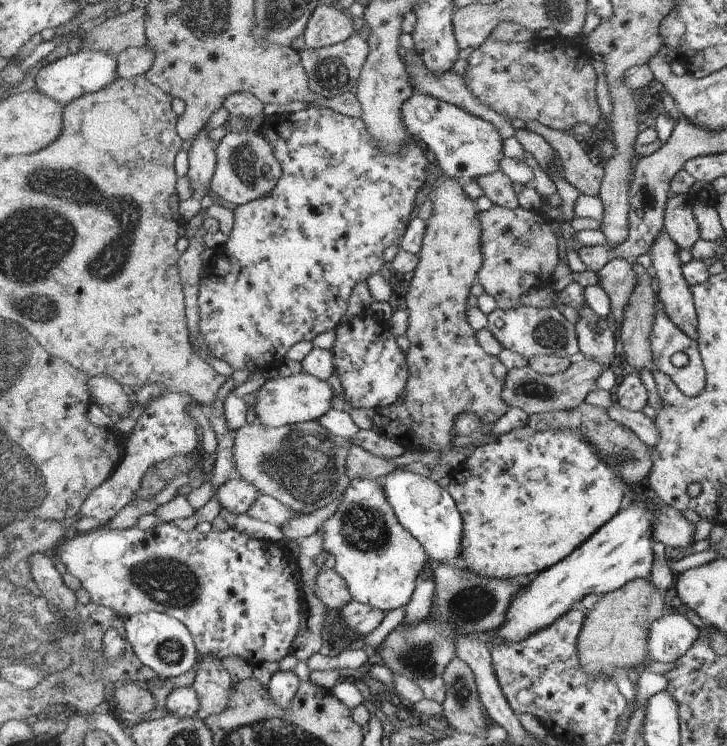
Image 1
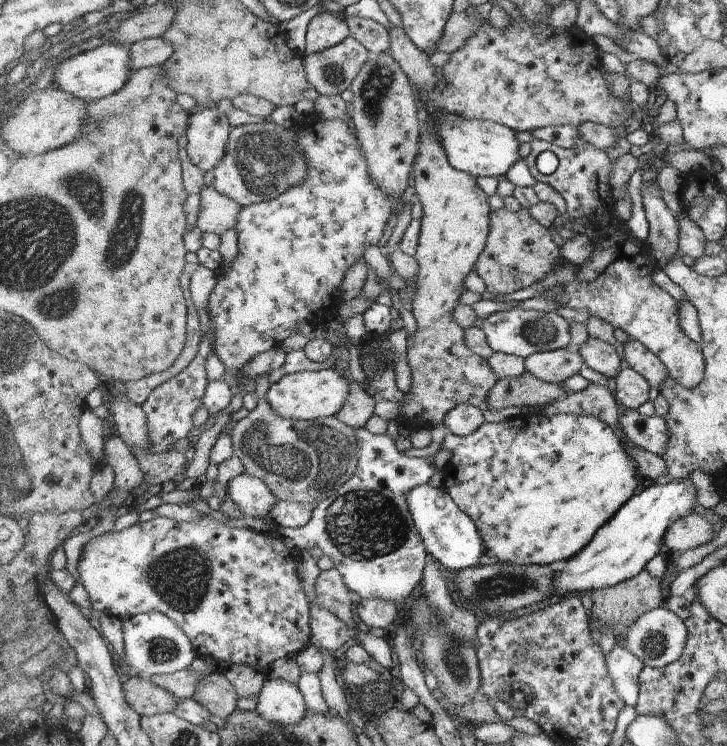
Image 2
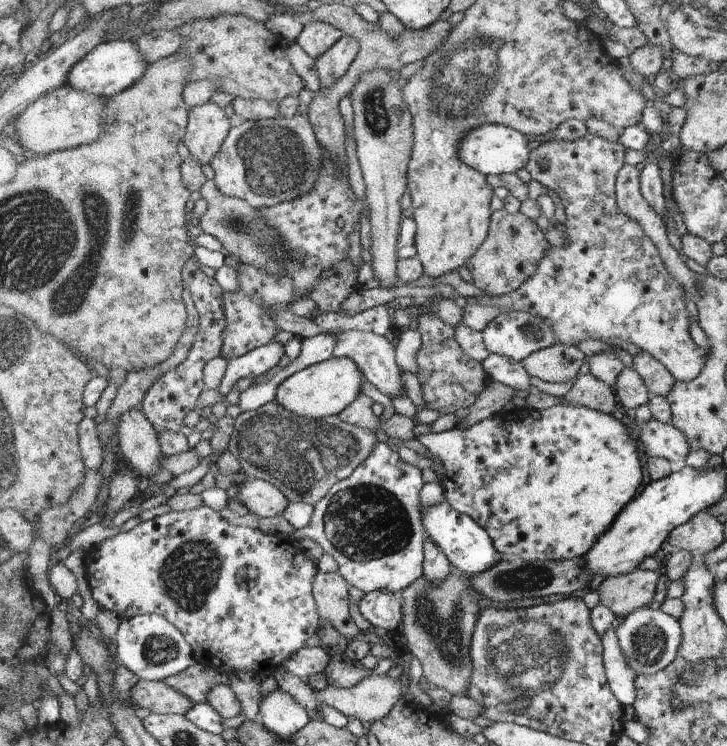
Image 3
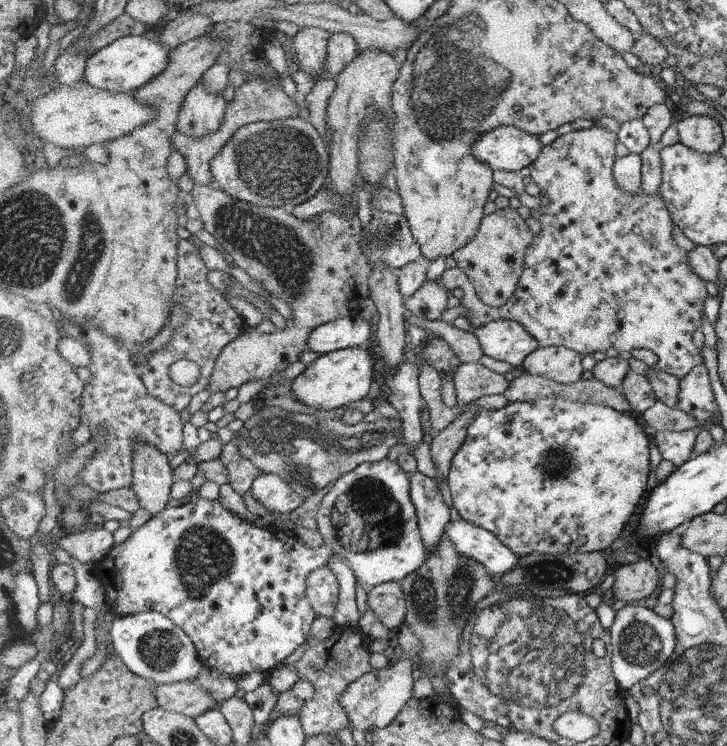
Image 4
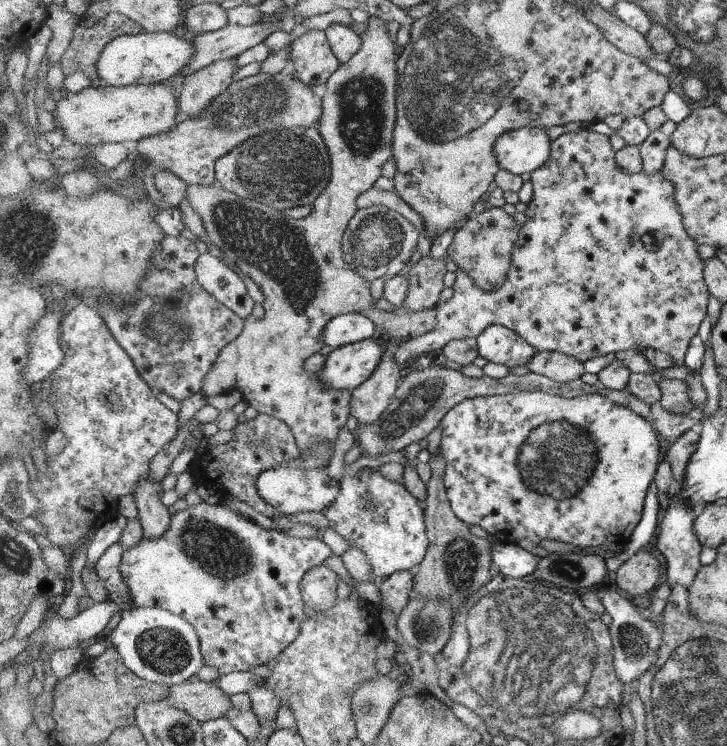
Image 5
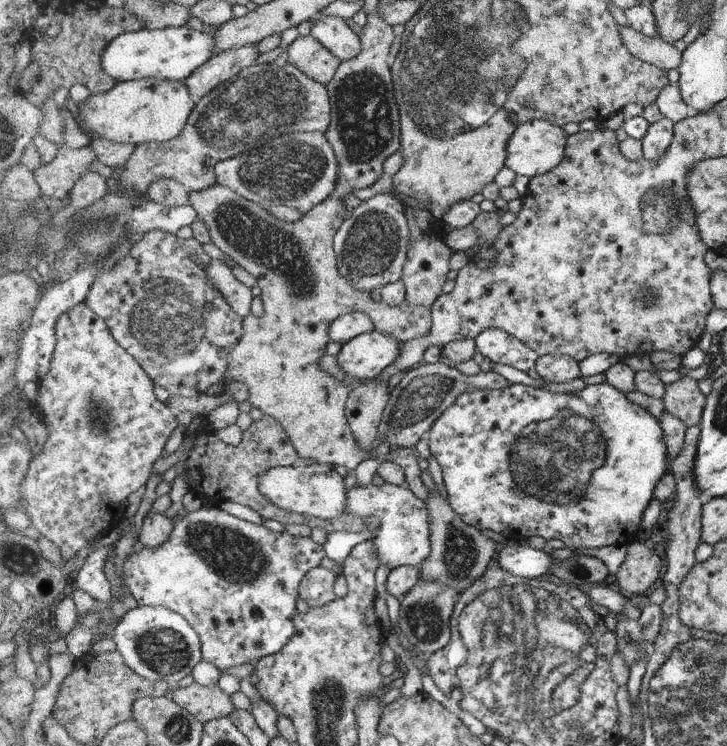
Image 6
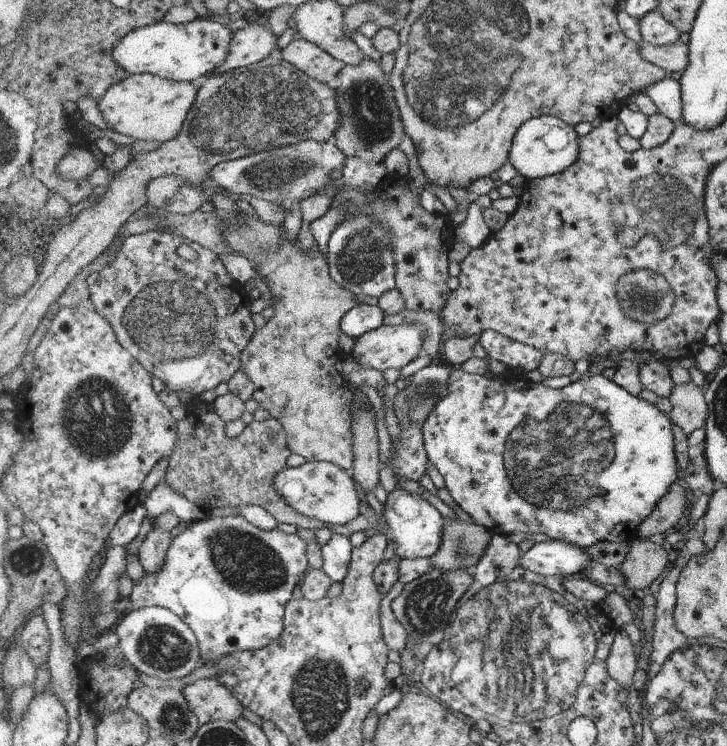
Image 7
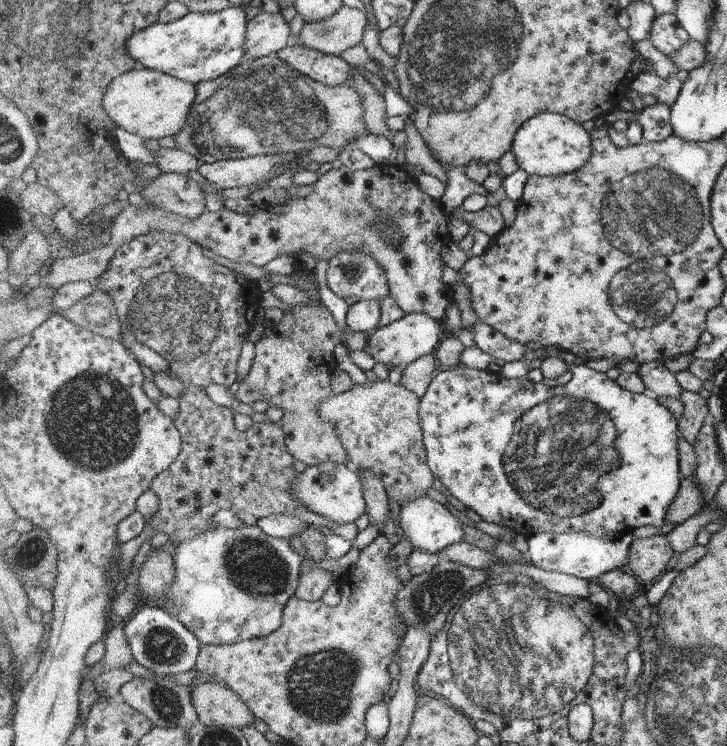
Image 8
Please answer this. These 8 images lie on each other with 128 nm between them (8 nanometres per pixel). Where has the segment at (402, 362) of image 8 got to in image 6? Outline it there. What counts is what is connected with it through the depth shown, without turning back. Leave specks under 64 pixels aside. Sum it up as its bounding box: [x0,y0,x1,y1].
[337,329,400,380]

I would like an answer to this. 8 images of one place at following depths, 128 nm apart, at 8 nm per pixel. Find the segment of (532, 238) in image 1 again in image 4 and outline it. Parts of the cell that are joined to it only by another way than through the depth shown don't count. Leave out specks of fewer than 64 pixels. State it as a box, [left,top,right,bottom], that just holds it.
[451,207,534,307]

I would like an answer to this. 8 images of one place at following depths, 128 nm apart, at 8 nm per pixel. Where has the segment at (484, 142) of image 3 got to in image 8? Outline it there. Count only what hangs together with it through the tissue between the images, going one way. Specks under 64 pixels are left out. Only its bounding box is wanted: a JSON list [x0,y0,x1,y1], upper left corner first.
[511,112,593,177]

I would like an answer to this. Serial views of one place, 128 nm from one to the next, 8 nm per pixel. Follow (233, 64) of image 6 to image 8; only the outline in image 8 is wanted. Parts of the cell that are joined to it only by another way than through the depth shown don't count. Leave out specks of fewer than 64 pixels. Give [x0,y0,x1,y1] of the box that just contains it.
[245,11,290,60]

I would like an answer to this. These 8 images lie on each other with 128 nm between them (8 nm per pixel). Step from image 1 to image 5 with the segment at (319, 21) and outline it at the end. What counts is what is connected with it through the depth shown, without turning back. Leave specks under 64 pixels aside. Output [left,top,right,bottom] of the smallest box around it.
[290,29,341,87]

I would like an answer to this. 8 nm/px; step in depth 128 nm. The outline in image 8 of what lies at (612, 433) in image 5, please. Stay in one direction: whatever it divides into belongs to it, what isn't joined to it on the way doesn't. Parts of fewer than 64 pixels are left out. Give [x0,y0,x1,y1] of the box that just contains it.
[419,364,680,538]

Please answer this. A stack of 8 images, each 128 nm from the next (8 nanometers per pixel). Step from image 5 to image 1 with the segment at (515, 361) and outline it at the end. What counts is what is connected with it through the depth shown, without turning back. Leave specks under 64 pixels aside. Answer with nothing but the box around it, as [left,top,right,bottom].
[487,307,579,360]

